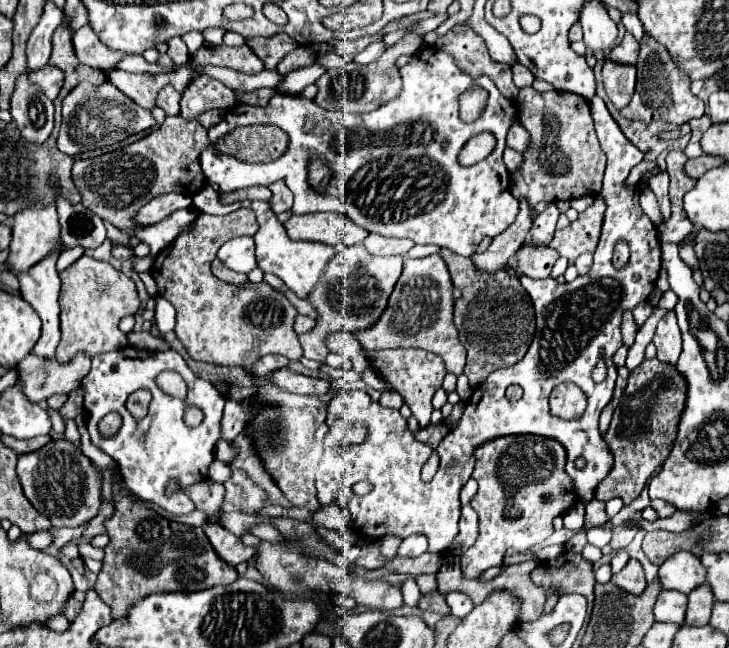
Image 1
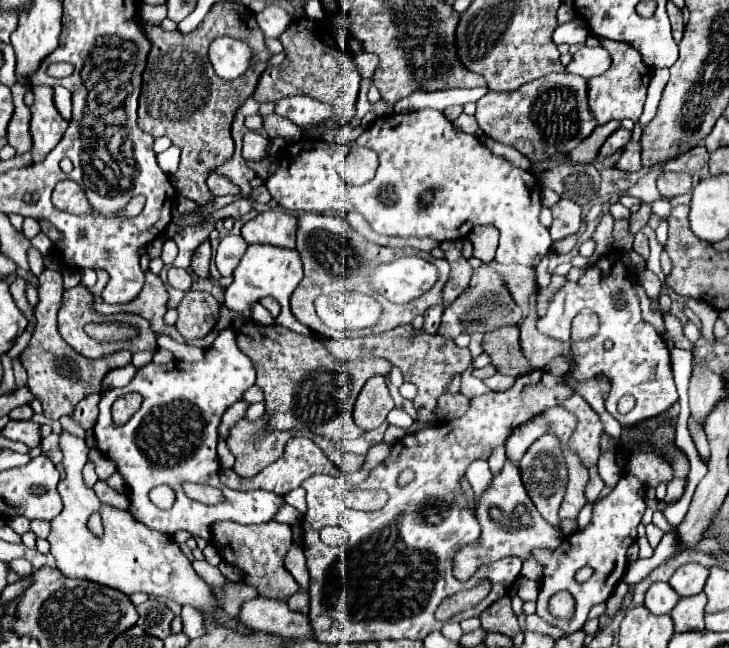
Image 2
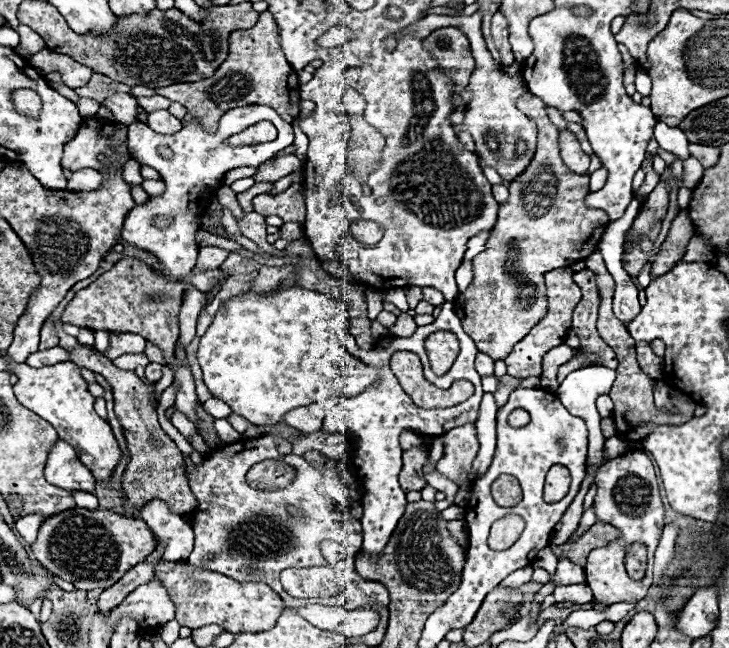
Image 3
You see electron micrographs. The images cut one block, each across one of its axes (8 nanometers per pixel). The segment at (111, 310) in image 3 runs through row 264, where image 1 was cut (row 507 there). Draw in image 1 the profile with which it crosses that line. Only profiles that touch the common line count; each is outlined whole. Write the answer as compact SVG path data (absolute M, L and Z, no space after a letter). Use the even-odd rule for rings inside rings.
M120 470L114 472L114 514L104 522L110 536L106 558L96 582L96 594L112 608L112 618L122 618L126 610L152 592L206 590L226 586L238 578L236 570L222 562L212 550L204 530L162 518L158 512L134 502L122 492Z

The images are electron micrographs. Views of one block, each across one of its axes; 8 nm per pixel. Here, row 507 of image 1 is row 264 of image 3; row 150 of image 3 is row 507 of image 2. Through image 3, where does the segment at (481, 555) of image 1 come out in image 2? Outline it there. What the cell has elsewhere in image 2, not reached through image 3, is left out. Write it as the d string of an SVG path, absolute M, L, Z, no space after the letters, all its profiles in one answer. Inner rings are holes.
M536 440L520 460L520 476L530 500L534 502L542 518L554 528L560 528L558 508L562 504L566 484L568 484L568 470L566 470L562 448L560 448L560 440Z

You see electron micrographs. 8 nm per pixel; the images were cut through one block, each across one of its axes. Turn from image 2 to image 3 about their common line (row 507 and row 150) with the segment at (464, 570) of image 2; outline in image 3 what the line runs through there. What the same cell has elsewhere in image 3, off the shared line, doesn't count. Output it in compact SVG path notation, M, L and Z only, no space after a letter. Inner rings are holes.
M480 12L472 14L472 16L458 16L458 18L452 18L452 16L438 16L438 14L430 14L430 16L424 16L420 18L418 22L414 22L412 26L408 26L404 30L406 36L416 36L416 38L426 38L432 30L436 28L444 28L444 26L458 26L470 40L472 44L472 52L474 52L474 58L476 58L476 70L472 72L472 78L470 78L470 92L472 92L472 98L466 106L466 112L464 112L464 122L462 124L456 124L454 130L456 132L468 132L474 142L476 142L476 154L480 158L484 158L484 162L492 168L498 170L498 174L504 178L504 180L514 180L518 174L522 174L526 170L526 166L530 164L534 152L536 152L536 124L534 120L530 120L528 116L524 116L518 108L516 108L516 100L526 94L526 82L522 78L512 78L508 74L504 74L500 70L500 64L494 62L494 58L490 56L486 44L484 44L484 38L482 38L482 32L480 32ZM516 142L526 142L526 152L518 154L516 152Z

